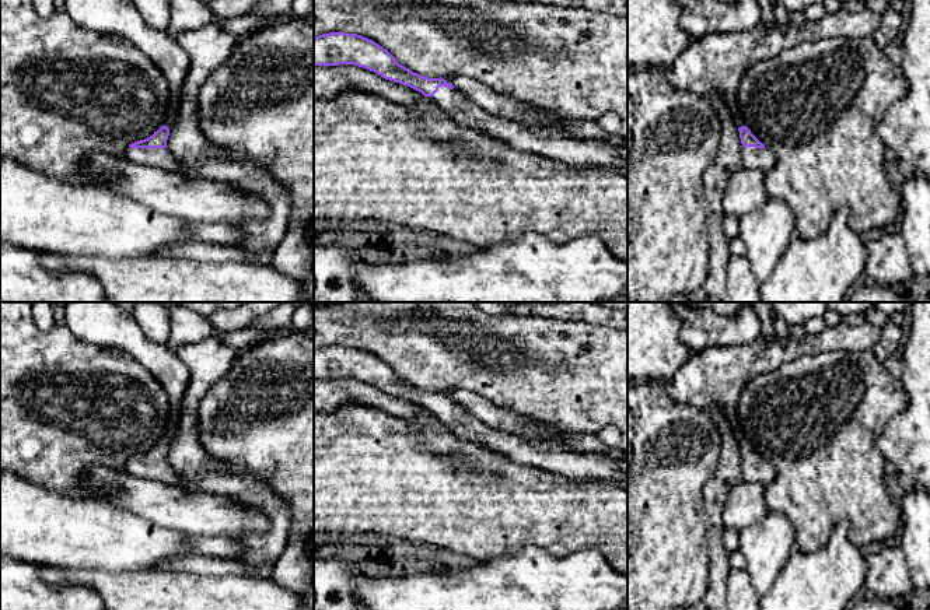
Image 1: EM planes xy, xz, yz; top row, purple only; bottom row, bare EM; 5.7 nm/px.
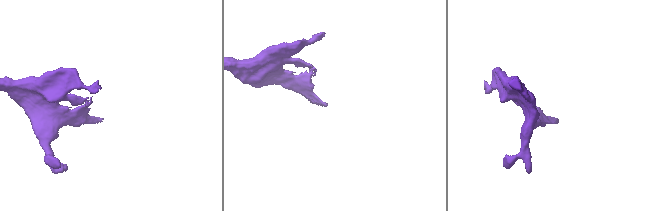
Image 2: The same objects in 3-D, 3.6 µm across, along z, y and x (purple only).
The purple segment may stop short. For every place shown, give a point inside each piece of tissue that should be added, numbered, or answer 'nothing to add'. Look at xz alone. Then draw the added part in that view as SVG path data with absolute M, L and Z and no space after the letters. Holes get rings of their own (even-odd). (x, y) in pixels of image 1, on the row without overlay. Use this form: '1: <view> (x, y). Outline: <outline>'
1: xz (555, 456). Outline: M440 400L430 411L455 437L475 442L517 464L569 478L627 481L627 460L615 460L598 453L577 453L560 441L525 441L518 435L489 427L455 402Z

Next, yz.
1: yz (762, 473). Outline: M747 460L741 464L741 477L745 483L770 484L776 471L769 462Z

